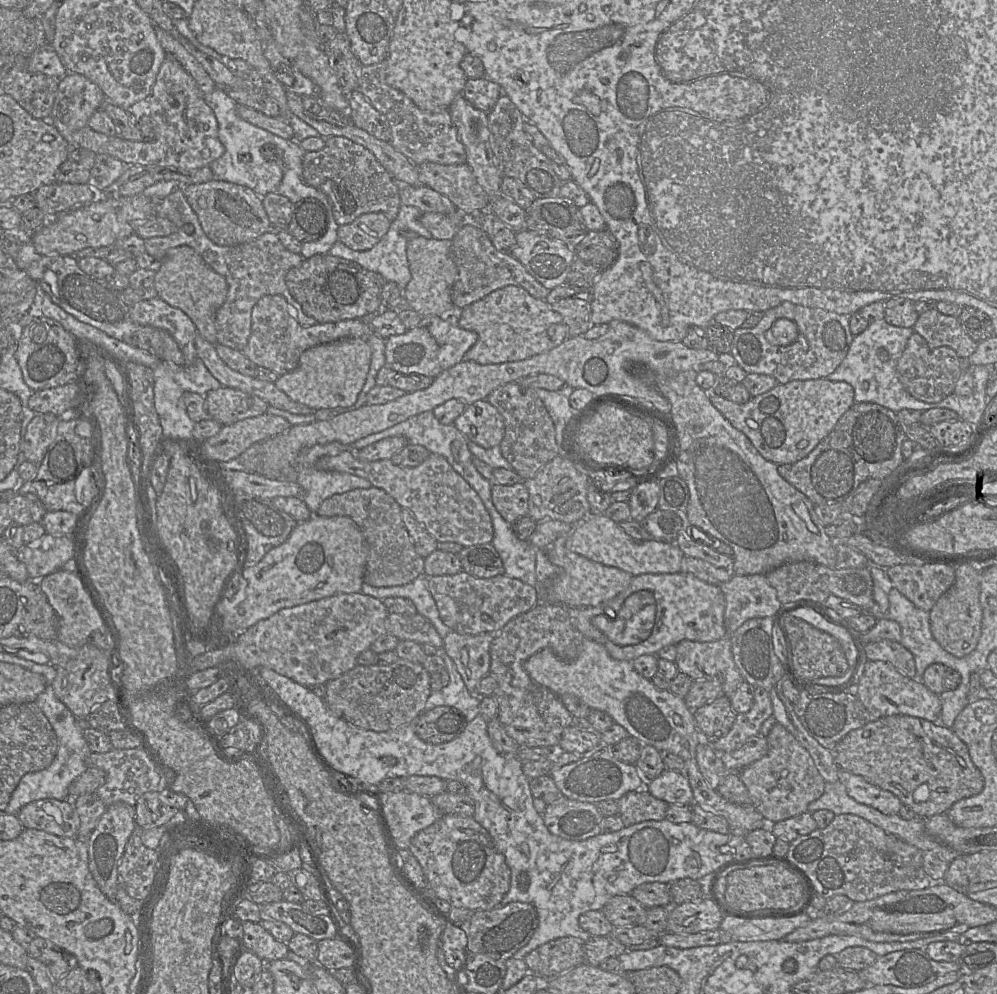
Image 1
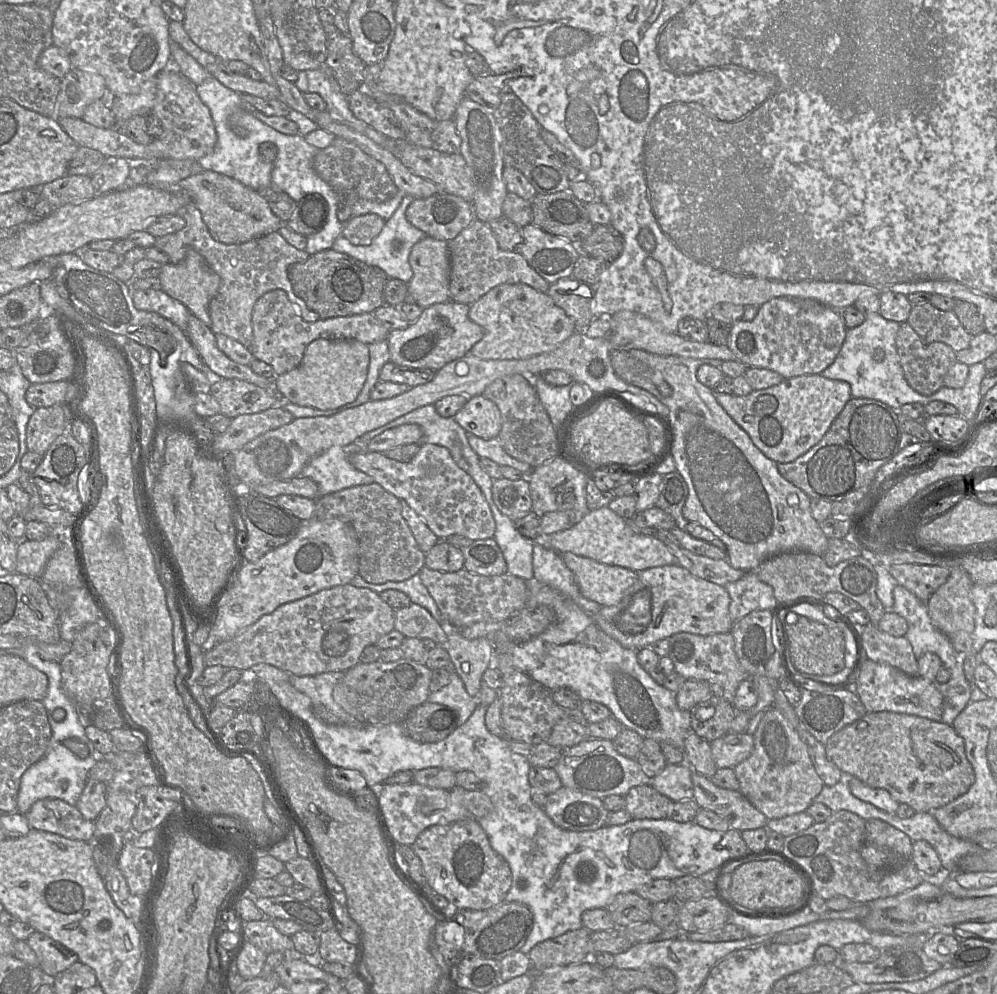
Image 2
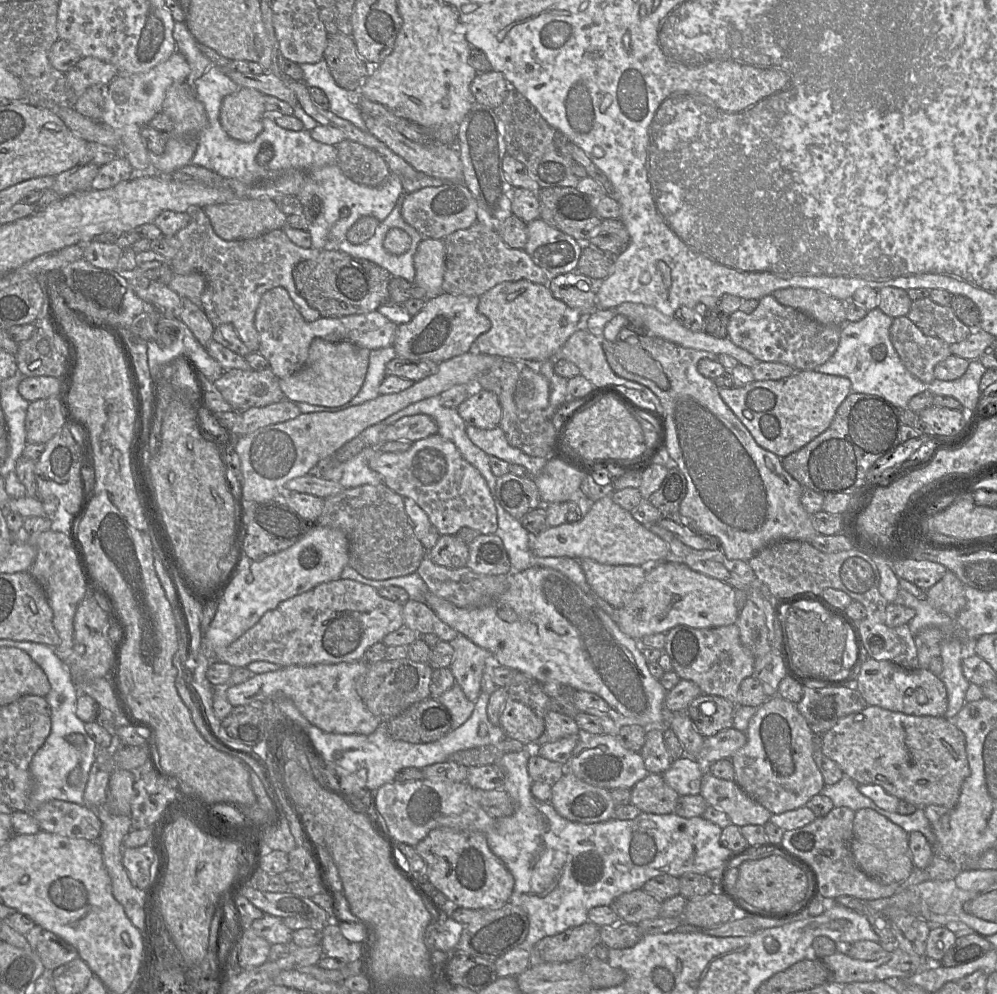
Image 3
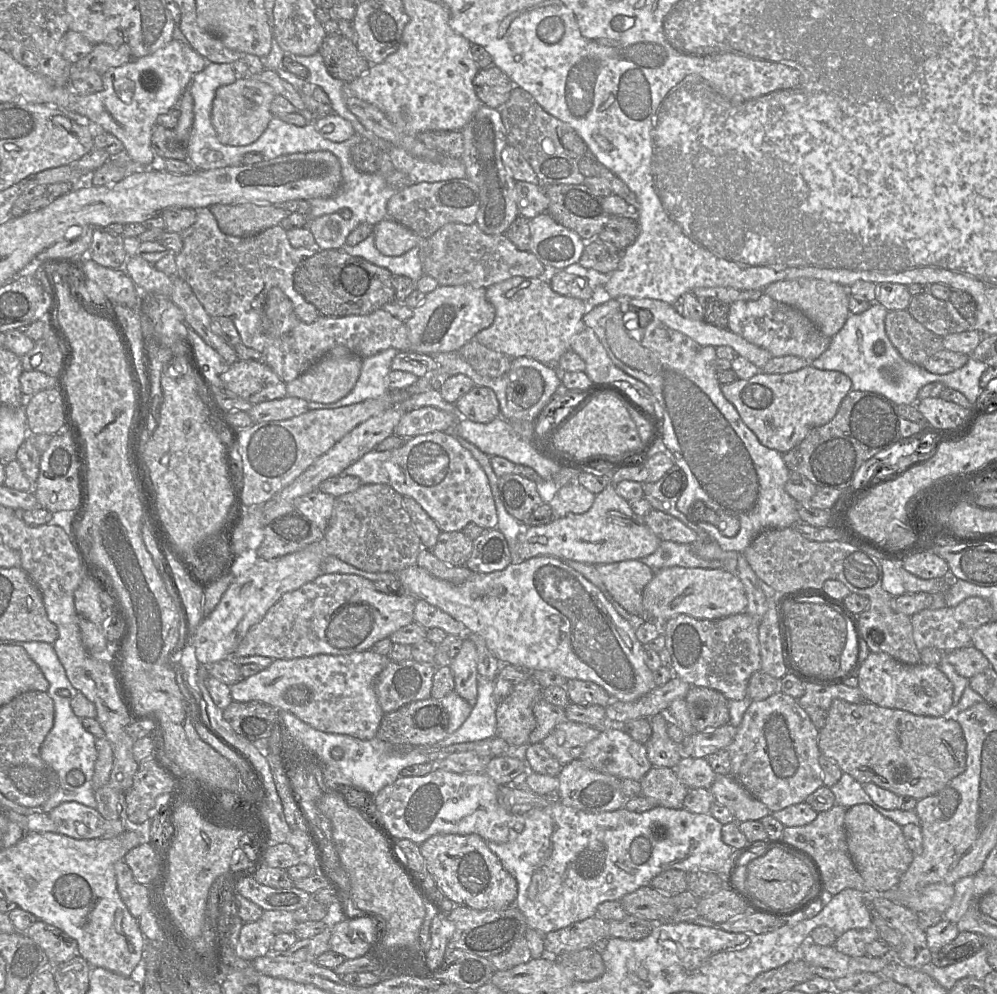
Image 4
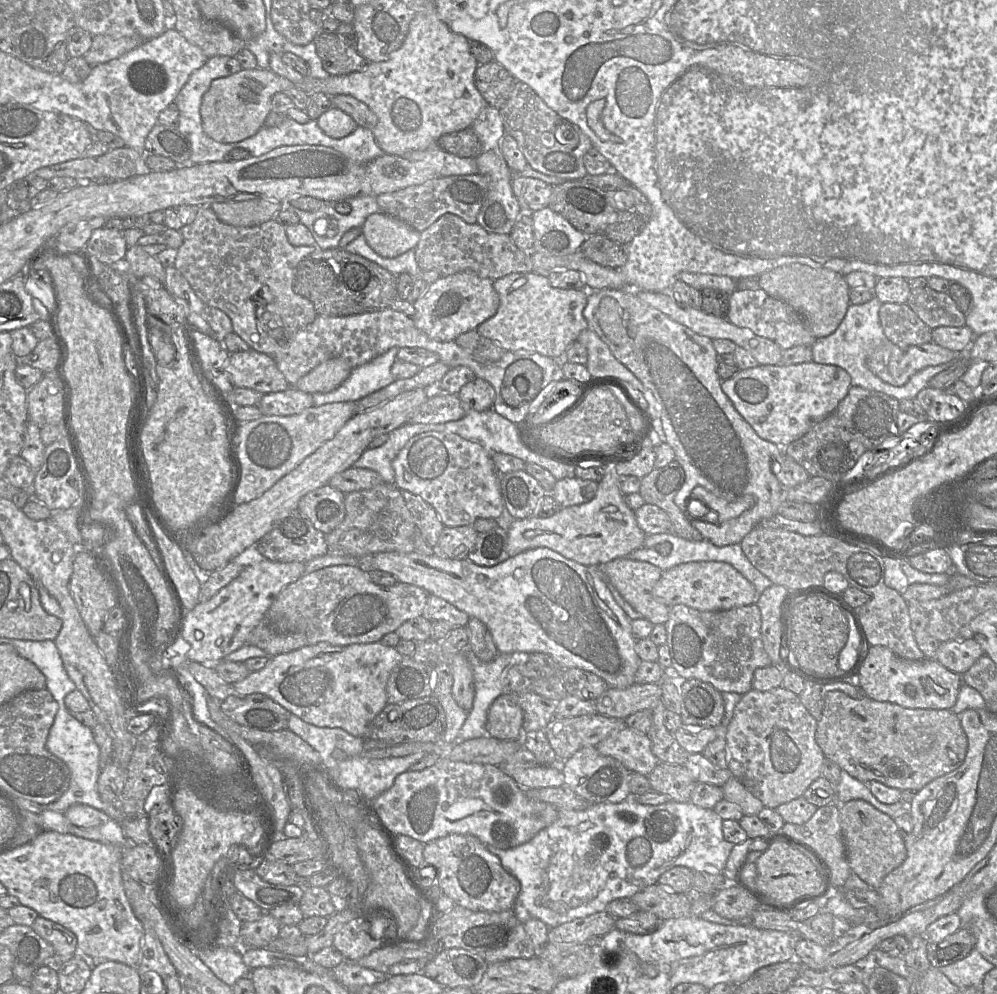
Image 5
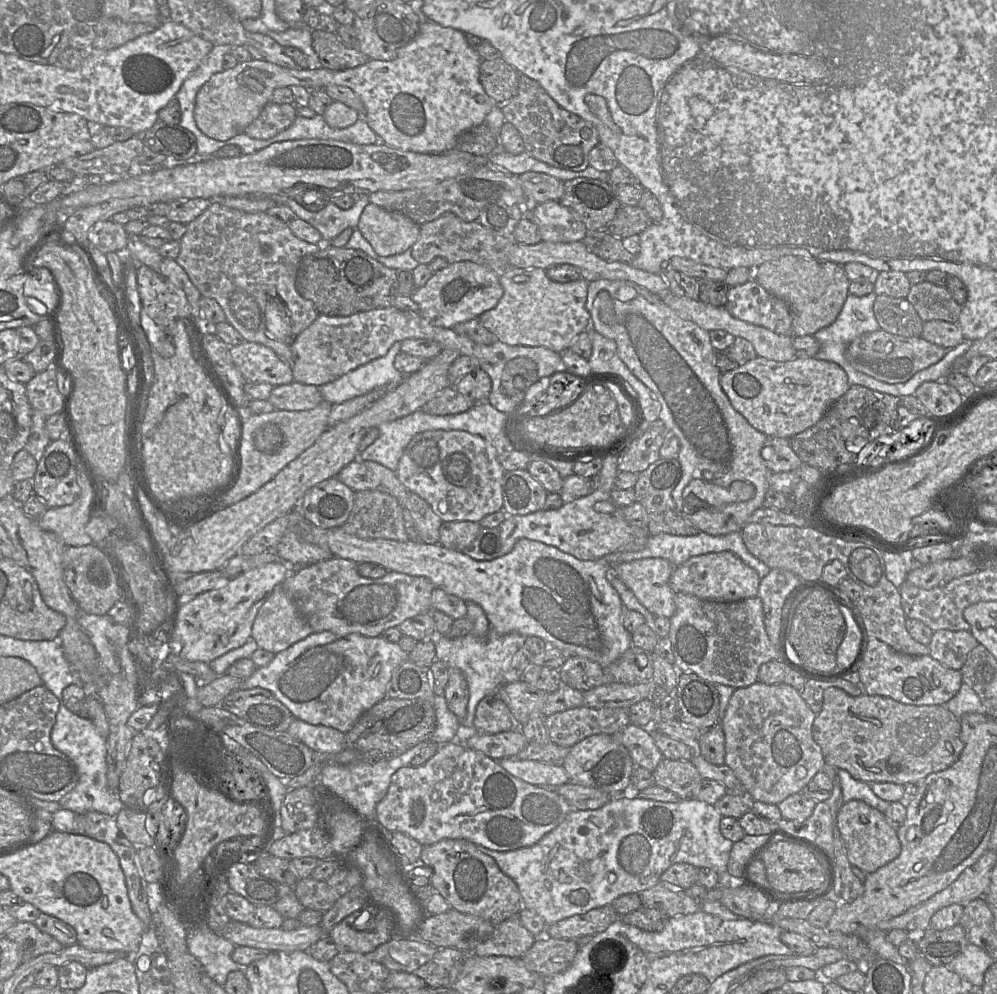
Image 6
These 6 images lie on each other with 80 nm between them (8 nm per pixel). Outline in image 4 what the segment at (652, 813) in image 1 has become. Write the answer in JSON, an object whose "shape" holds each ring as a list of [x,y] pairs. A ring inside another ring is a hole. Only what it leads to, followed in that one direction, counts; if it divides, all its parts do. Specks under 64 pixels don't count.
{"shape":[[[652,767],[640,780],[641,796],[652,799],[656,806],[683,808],[688,787],[678,778],[674,768]]]}

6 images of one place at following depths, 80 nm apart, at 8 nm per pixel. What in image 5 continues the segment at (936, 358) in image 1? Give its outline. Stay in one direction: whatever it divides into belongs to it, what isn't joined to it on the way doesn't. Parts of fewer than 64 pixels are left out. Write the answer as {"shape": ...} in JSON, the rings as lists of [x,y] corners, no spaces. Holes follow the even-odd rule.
{"shape":[[[882,303],[879,321],[886,337],[900,348],[932,341],[932,329],[906,303]]]}

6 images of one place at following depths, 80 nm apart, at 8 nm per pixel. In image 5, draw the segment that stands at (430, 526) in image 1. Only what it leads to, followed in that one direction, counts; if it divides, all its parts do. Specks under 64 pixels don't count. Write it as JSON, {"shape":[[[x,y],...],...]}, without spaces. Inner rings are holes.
{"shape":[[[429,431],[411,438],[392,462],[394,485],[421,497],[429,503],[440,521],[447,527],[472,525],[479,518],[497,519],[504,508],[500,489],[500,475],[492,460],[492,453],[480,443],[466,440],[457,434]]]}

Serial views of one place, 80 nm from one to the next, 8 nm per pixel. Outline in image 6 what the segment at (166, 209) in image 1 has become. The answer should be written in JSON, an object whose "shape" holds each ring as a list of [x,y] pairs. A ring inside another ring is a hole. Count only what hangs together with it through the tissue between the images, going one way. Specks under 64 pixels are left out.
{"shape":[[[211,200],[208,208],[197,218],[187,224],[186,232],[180,240],[180,251],[175,259],[185,270],[191,282],[196,286],[202,296],[217,301],[225,313],[227,322],[231,324],[245,341],[255,342],[272,349],[283,361],[292,366],[291,345],[295,338],[305,330],[318,317],[318,312],[313,303],[303,298],[296,289],[296,276],[299,263],[303,256],[318,251],[323,244],[313,244],[297,238],[289,228],[288,224],[267,215],[265,212],[247,213],[237,209],[229,208],[218,200]]]}

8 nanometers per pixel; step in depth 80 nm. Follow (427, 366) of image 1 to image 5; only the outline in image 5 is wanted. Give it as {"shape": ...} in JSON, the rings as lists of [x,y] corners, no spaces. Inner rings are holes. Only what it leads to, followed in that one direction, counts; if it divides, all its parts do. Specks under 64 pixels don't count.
{"shape":[[[472,271],[440,277],[414,302],[415,314],[412,318],[416,327],[429,337],[445,342],[455,341],[459,335],[477,329],[499,308],[500,299],[493,284],[494,280],[481,278]]]}

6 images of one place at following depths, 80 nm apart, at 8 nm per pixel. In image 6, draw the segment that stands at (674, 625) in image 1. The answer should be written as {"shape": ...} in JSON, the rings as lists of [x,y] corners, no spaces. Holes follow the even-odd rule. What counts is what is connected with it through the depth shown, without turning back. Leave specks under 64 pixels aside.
{"shape":[[[731,551],[694,556],[674,568],[669,584],[675,594],[685,593],[702,600],[736,602],[758,596],[760,577]]]}

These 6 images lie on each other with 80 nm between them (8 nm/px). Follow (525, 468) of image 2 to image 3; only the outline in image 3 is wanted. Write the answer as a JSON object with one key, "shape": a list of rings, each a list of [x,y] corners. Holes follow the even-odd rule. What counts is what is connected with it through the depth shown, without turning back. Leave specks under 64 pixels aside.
{"shape":[[[472,425],[466,426],[469,439],[487,455],[495,456],[509,464],[518,464],[525,467],[533,477],[537,476],[545,467],[549,459],[532,457],[521,450],[512,447],[500,426],[484,430]]]}

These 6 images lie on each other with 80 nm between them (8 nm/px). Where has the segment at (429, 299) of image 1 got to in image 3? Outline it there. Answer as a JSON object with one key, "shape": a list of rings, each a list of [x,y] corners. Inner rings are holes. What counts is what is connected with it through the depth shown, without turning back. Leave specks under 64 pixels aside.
{"shape":[[[431,238],[423,239],[417,247],[413,257],[416,276],[415,282],[412,285],[423,288],[426,292],[427,300],[433,299],[444,292],[442,285],[445,273],[445,258],[446,251],[443,240]]]}

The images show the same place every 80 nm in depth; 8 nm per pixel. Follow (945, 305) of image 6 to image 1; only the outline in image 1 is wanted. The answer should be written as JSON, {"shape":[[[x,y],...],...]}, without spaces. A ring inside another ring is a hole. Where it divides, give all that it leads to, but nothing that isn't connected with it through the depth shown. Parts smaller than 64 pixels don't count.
{"shape":[[[936,307],[918,315],[913,330],[918,332],[930,347],[950,347],[960,358],[969,358],[978,346],[965,332],[958,317],[945,315]]]}

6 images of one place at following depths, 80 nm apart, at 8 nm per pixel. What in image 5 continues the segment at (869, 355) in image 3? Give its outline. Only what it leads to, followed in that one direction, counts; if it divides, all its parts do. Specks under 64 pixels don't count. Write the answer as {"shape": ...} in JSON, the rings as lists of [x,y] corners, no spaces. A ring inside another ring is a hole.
{"shape":[[[875,296],[861,305],[850,304],[838,328],[832,334],[816,339],[812,346],[812,360],[819,364],[835,365],[843,368],[850,375],[852,386],[883,392],[897,400],[914,399],[923,388],[928,387],[929,381],[936,374],[950,365],[950,362],[921,369],[902,386],[890,385],[873,374],[867,367],[867,357],[876,347],[880,346],[884,341],[888,341],[879,321],[881,305],[882,302]]]}

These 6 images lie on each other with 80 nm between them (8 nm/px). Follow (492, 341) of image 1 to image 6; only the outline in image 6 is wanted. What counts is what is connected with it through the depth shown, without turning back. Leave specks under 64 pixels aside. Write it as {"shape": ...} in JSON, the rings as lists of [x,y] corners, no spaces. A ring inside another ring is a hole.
{"shape":[[[510,267],[500,274],[503,296],[493,309],[484,312],[479,318],[485,328],[498,340],[510,346],[545,347],[561,353],[569,349],[574,340],[591,328],[591,315],[586,308],[588,284],[584,278],[568,283],[552,281],[541,268]]]}

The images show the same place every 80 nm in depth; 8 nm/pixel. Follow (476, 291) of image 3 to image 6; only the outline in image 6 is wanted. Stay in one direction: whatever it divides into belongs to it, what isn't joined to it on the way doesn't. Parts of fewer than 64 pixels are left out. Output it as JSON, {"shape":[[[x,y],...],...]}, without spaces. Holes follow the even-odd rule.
{"shape":[[[446,212],[437,219],[420,225],[420,236],[411,247],[411,252],[419,264],[430,264],[436,257],[442,257],[448,264],[471,261],[501,274],[511,267],[509,251],[514,243],[512,237],[503,237],[485,228],[478,220],[466,222],[457,215]]]}

